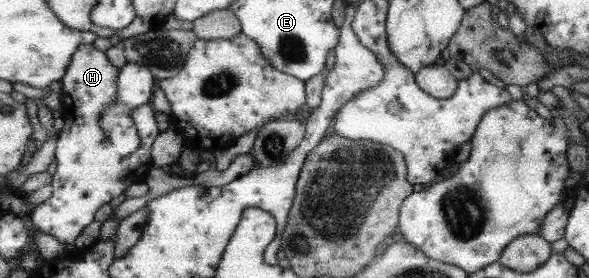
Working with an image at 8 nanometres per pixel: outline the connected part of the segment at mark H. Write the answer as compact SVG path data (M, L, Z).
M93 44L80 45L74 51L64 76L59 80L62 83L60 93L63 96L63 128L55 147L57 169L49 183L54 187L54 192L52 192L52 197L49 200L38 204L31 212L31 223L37 230L47 234L49 239L53 238L63 244L75 244L77 237L82 234L82 230L94 222L94 214L101 206L122 195L132 184L144 182L147 172L152 168L150 162L151 149L160 131L154 117L155 111L150 104L137 106L131 112L138 138L140 138L140 147L138 147L138 151L128 157L114 149L101 130L100 124L98 124L102 112L111 106L113 100L117 100L119 71L118 67L113 66L108 61L105 51L98 50Z

